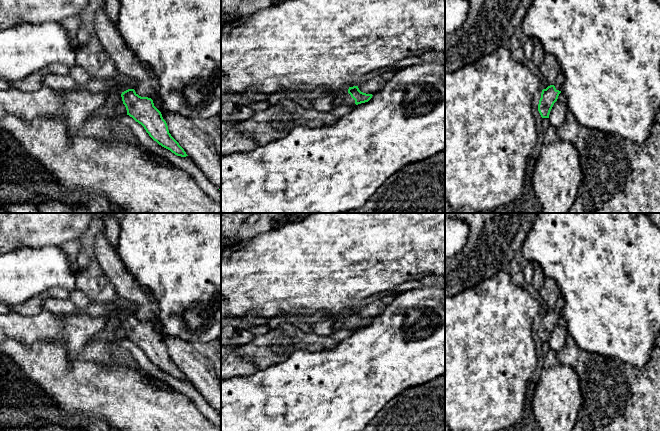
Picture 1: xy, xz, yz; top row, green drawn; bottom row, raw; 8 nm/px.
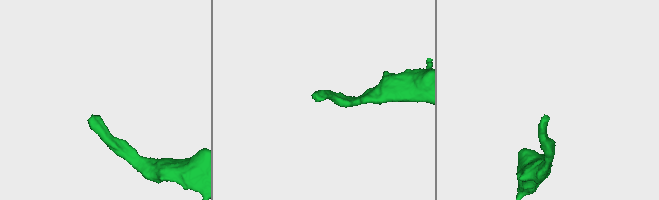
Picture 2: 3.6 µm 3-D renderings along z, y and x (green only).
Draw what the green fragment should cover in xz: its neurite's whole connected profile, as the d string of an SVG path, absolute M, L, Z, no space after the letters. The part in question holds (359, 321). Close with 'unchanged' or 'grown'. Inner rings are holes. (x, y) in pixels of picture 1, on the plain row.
M358 310L349 311L347 315L340 315L332 318L333 328L338 330L351 330L368 326L372 322L372 318L366 318L359 314Z; grown

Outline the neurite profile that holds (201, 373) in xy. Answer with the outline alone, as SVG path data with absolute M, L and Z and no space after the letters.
M105 234L96 238L94 253L105 275L115 287L118 297L137 305L134 312L136 318L153 324L154 330L166 345L171 360L207 403L221 413L221 380L206 355L197 352L191 343L169 336L162 331L156 300L150 297L129 274Z

